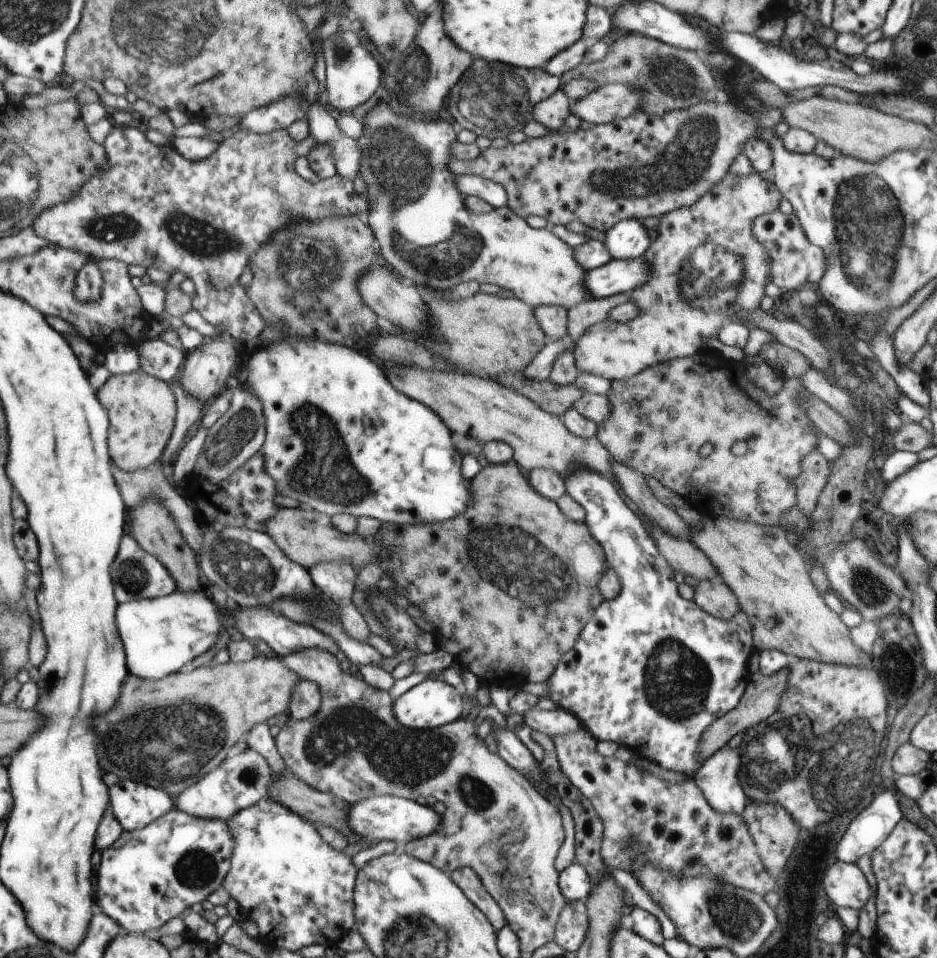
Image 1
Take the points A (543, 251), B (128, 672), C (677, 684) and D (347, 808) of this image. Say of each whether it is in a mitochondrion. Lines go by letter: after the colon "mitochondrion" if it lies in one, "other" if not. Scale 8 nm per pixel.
A: other
B: other
C: mitochondrion
D: other

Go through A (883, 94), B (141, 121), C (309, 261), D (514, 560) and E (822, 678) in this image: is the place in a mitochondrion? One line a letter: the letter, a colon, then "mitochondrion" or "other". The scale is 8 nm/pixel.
A: other
B: other
C: mitochondrion
D: mitochondrion
E: other

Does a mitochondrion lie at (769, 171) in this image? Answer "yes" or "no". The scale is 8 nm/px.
no

